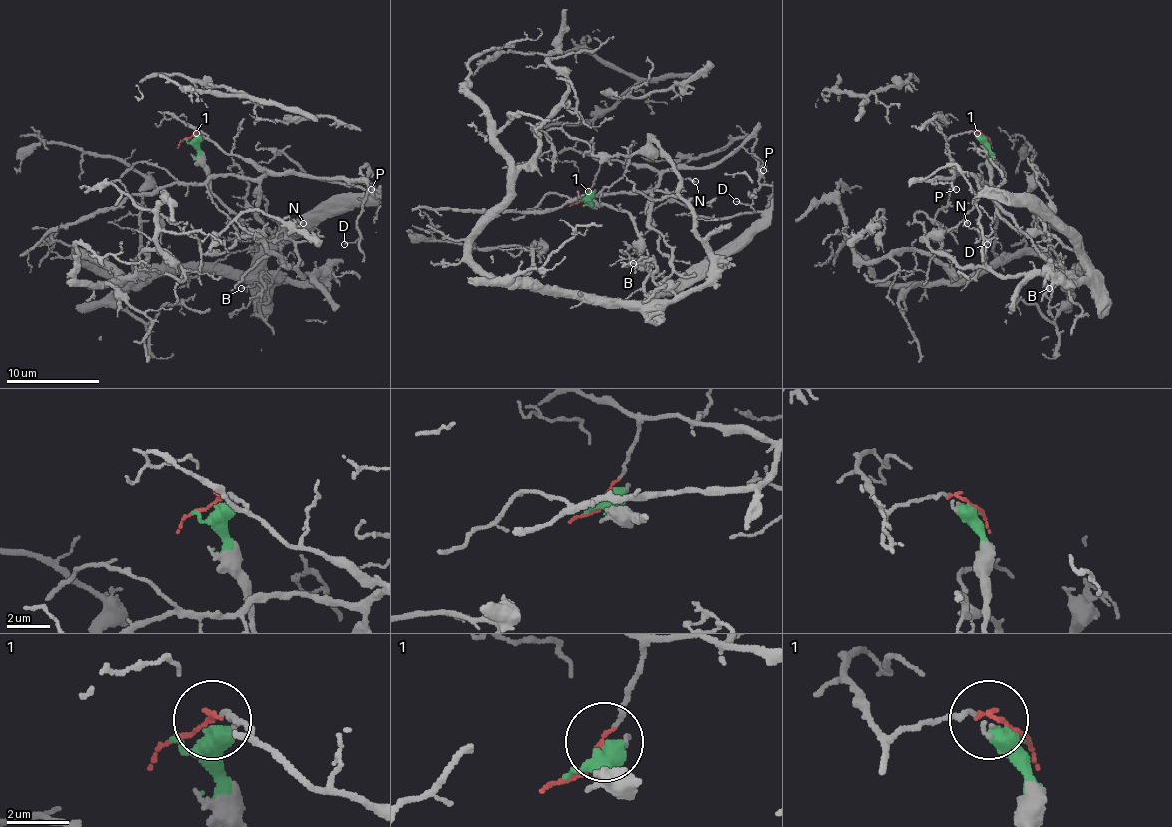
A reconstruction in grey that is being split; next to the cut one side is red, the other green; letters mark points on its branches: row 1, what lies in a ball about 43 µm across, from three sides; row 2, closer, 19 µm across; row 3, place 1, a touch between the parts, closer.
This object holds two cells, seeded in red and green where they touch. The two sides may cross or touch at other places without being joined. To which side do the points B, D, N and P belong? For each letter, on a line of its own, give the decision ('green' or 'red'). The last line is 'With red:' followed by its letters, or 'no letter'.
B: green
D: red
N: green
P: red
With red: D, P

